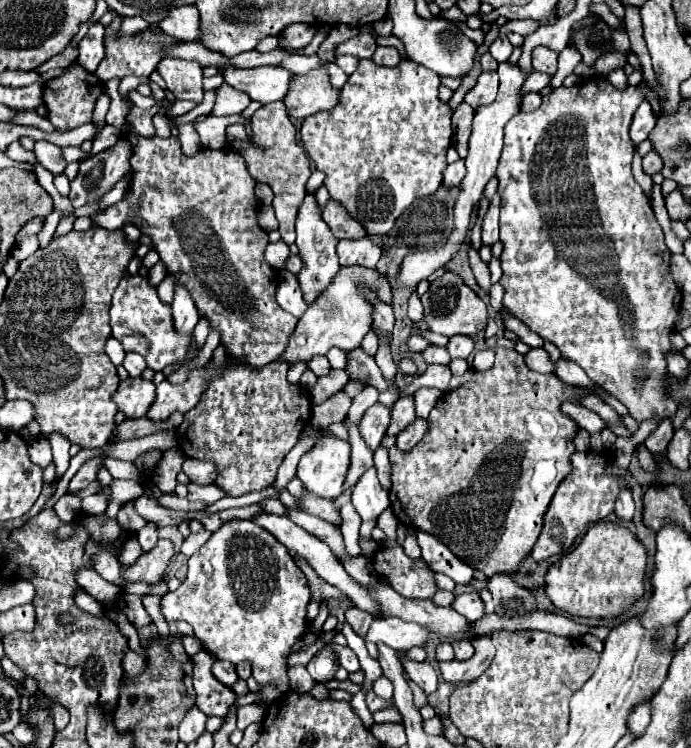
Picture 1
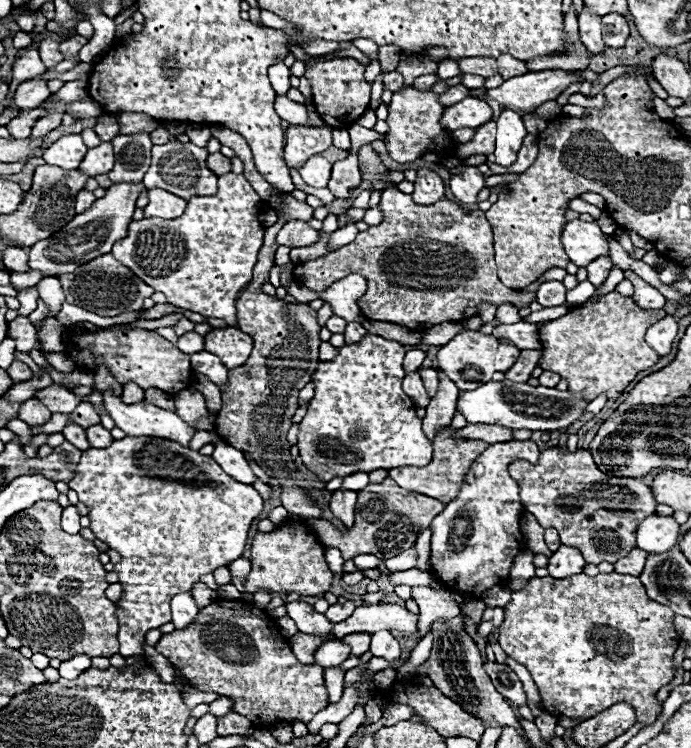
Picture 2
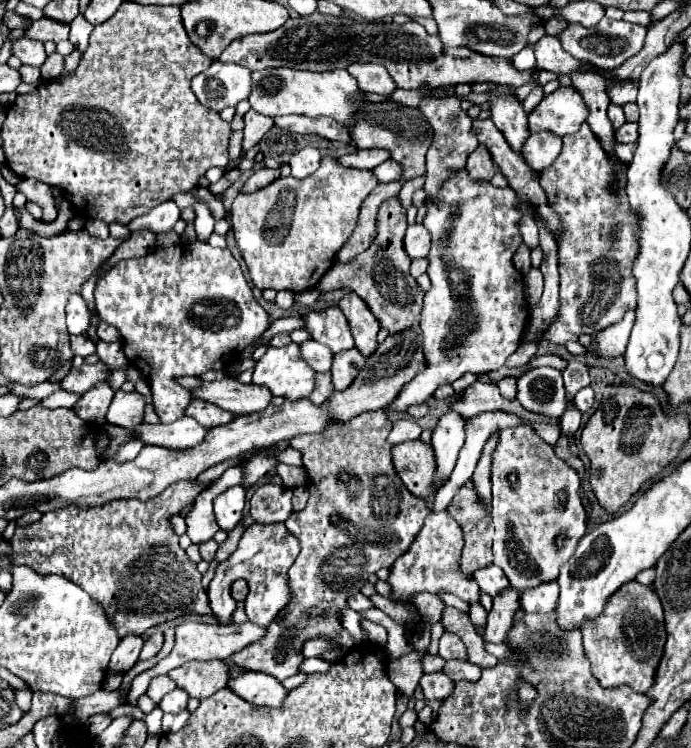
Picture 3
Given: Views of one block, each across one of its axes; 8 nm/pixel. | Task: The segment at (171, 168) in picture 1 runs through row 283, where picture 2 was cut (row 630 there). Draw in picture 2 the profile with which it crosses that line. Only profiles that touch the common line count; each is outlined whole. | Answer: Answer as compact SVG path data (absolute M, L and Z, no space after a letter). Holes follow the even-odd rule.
M216 600L208 604L196 614L192 626L164 634L156 650L182 668L190 686L232 698L234 712L250 718L256 728L270 728L284 720L308 724L318 710L328 706L320 666L300 664L276 622L250 602Z

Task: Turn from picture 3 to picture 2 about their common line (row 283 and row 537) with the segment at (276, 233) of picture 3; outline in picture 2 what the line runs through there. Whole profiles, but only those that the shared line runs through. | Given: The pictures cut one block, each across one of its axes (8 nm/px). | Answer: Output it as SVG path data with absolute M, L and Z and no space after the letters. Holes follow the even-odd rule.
M286 520L272 532L256 532L250 548L252 572L244 582L248 594L256 590L298 592L300 596L320 596L332 586L332 572L324 560L324 546L312 534L306 520Z

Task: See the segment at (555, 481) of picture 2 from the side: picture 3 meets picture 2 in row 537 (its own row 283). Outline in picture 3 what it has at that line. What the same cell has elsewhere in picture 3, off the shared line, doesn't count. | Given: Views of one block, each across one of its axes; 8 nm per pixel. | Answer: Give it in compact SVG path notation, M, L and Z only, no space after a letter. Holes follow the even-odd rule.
M588 124L576 134L564 136L560 156L548 170L540 172L540 186L546 192L548 206L558 212L562 232L558 238L560 258L560 310L554 322L544 332L544 338L564 346L566 342L578 342L582 334L598 334L606 326L620 322L626 310L636 308L636 280L632 278L632 264L638 254L640 218L632 210L626 196L626 164L612 158L594 136Z

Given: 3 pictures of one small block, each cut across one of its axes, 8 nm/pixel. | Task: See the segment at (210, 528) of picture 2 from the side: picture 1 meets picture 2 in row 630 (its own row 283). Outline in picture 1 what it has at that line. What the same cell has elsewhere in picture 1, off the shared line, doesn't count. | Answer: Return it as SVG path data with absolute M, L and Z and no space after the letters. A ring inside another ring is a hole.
M126 274L120 280L112 298L110 326L112 326L112 336L122 344L124 352L142 354L144 360L148 362L148 368L152 368L154 372L160 372L166 366L174 366L182 362L190 346L190 336L184 338L182 334L176 334L172 326L170 306L158 300L156 288L152 288L148 284L148 278L142 276Z

